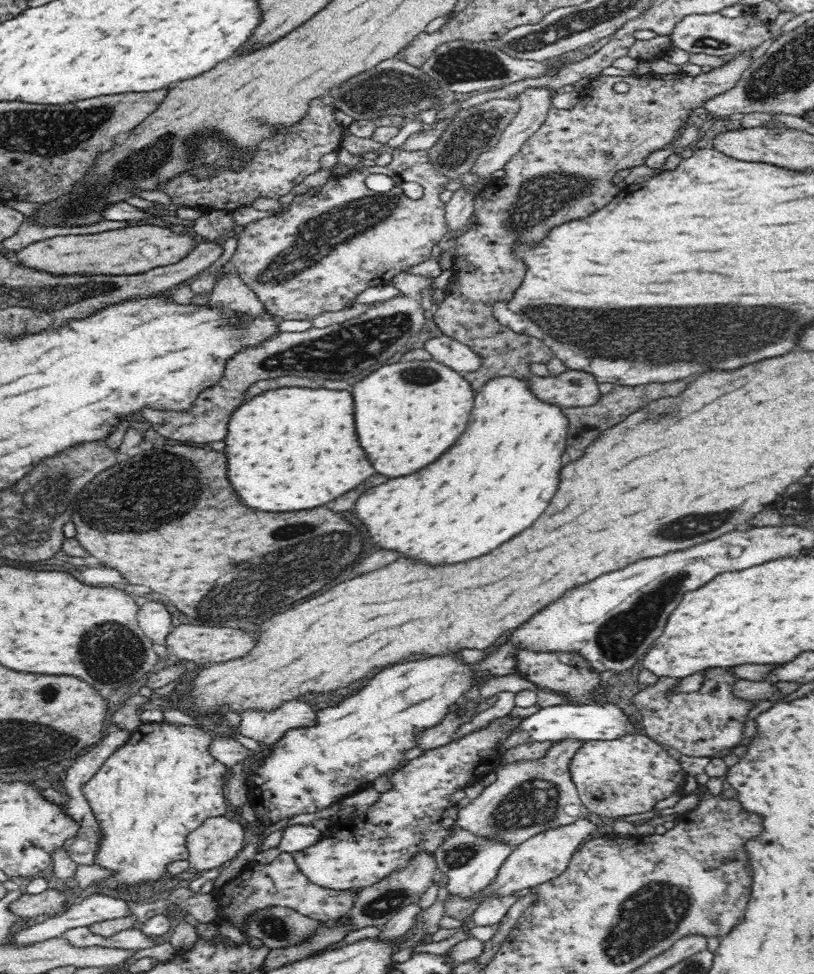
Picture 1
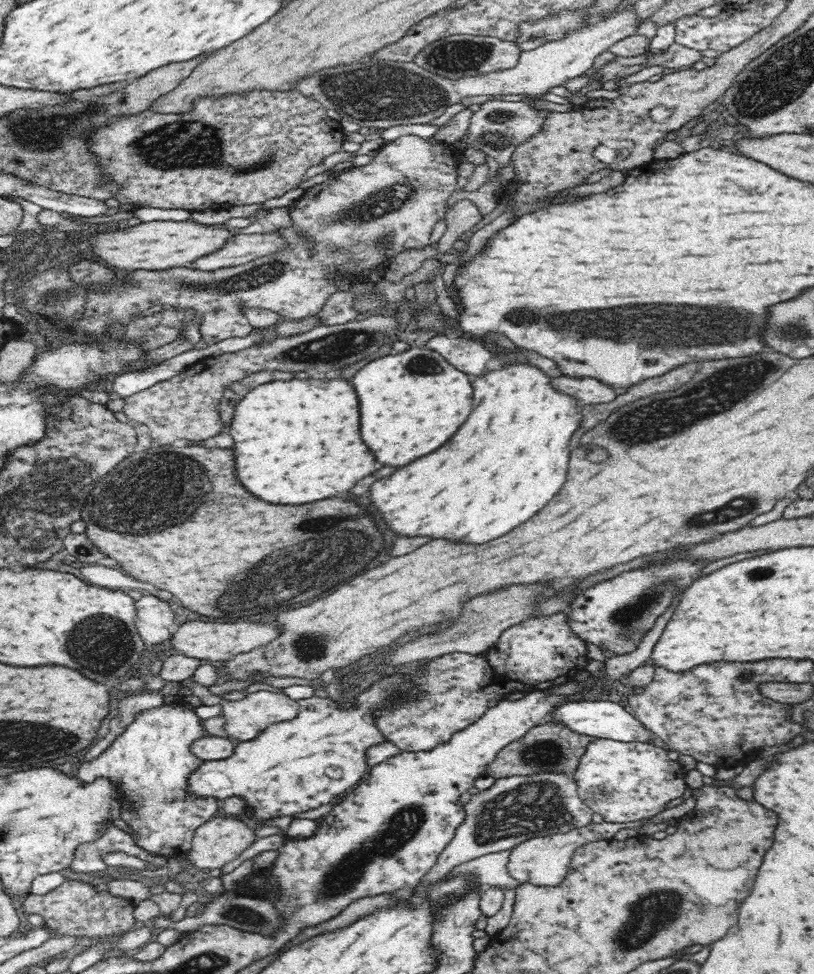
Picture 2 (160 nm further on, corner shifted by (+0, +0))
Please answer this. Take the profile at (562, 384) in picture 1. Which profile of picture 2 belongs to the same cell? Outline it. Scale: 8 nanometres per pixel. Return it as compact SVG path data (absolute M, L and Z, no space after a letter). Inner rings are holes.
M563 375L554 378L551 383L560 392L575 396L584 406L612 402L618 396L613 387L592 377L574 378Z

